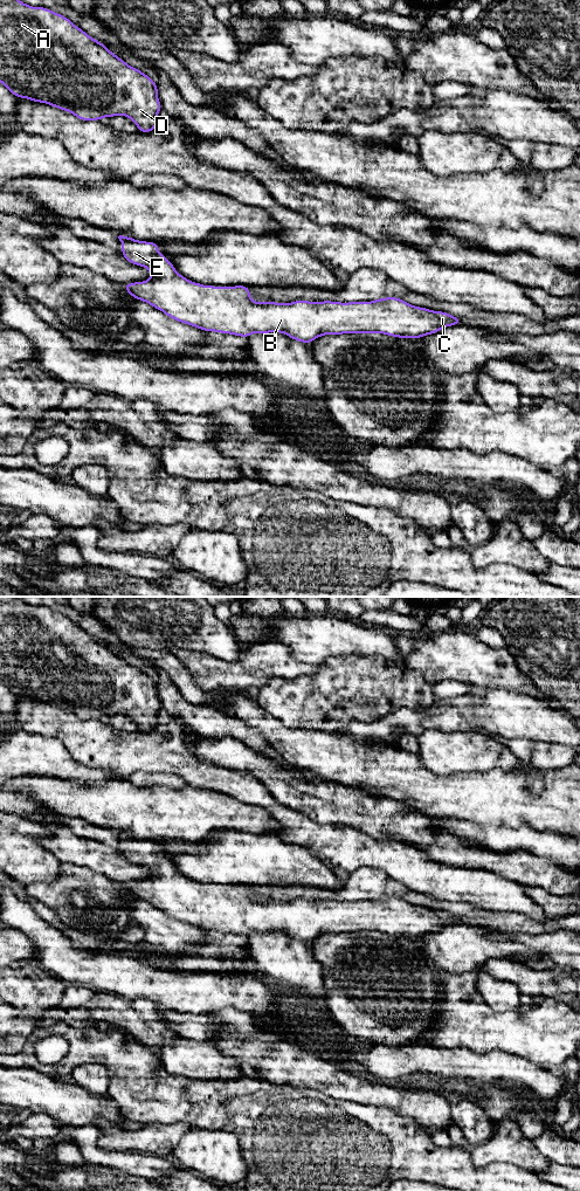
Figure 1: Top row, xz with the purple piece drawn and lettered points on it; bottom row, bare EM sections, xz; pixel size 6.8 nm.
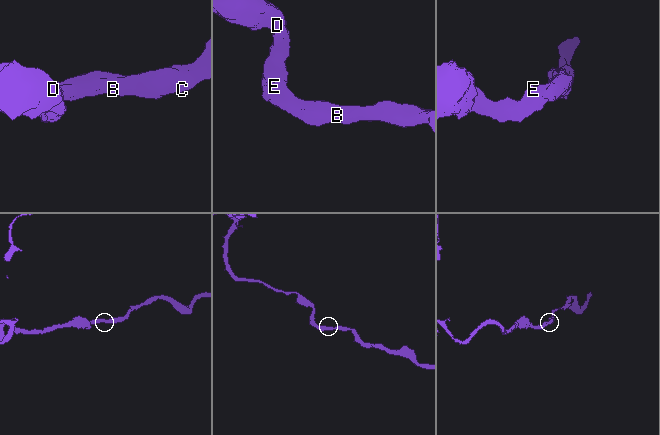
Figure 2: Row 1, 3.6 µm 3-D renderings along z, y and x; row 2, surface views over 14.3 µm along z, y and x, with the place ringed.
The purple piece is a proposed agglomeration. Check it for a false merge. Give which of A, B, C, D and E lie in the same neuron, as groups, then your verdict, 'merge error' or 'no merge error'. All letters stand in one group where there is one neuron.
groups A B C D E; no merge error

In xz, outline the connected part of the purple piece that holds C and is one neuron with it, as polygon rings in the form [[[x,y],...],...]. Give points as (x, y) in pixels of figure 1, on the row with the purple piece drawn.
[[[118,236],[123,243],[120,253],[132,264],[150,270],[150,280],[132,282],[124,289],[163,311],[166,316],[198,328],[202,331],[235,335],[248,338],[251,333],[279,332],[311,344],[324,335],[384,333],[398,338],[419,339],[447,326],[461,324],[461,319],[444,311],[414,307],[398,297],[384,297],[371,302],[310,302],[298,300],[292,303],[255,302],[246,285],[214,287],[195,283],[180,275],[171,261],[159,253],[158,242],[138,241],[130,236]]]

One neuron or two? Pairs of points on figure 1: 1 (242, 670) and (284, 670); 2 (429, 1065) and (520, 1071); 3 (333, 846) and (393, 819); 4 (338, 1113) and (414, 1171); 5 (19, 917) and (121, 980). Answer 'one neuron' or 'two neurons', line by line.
1: one neuron
2: one neuron
3: two neurons
4: one neuron
5: one neuron

